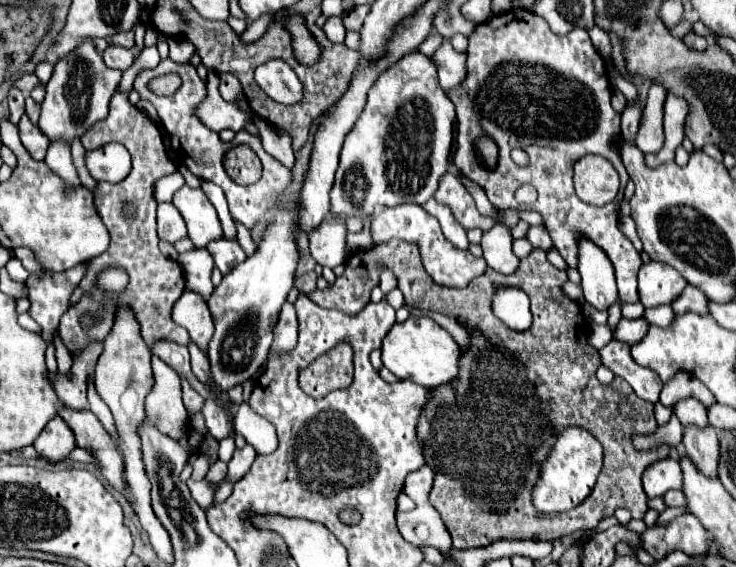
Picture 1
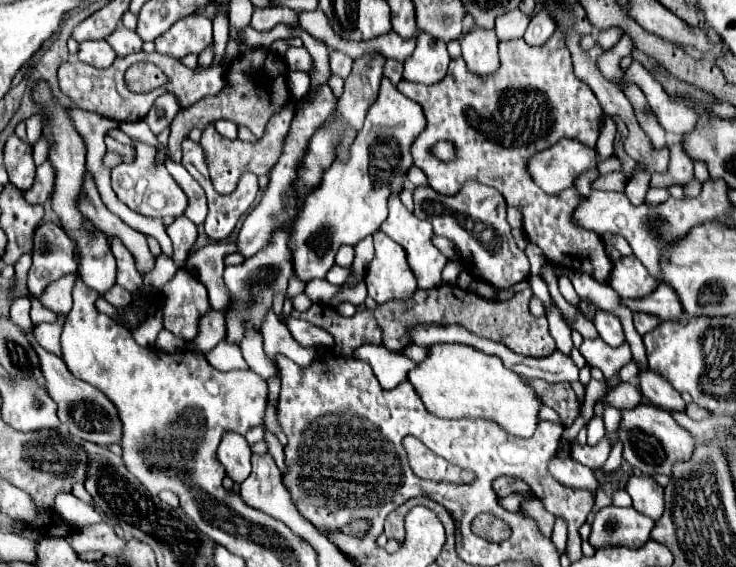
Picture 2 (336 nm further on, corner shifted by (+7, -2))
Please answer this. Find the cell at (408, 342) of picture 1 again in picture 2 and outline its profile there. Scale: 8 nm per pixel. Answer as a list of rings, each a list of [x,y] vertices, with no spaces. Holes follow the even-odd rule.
[[[433,344],[427,348],[427,358],[419,362],[407,376],[425,408],[441,418],[491,418],[509,434],[529,438],[535,432],[541,400],[517,376],[507,370],[497,356],[483,354],[465,344]]]

